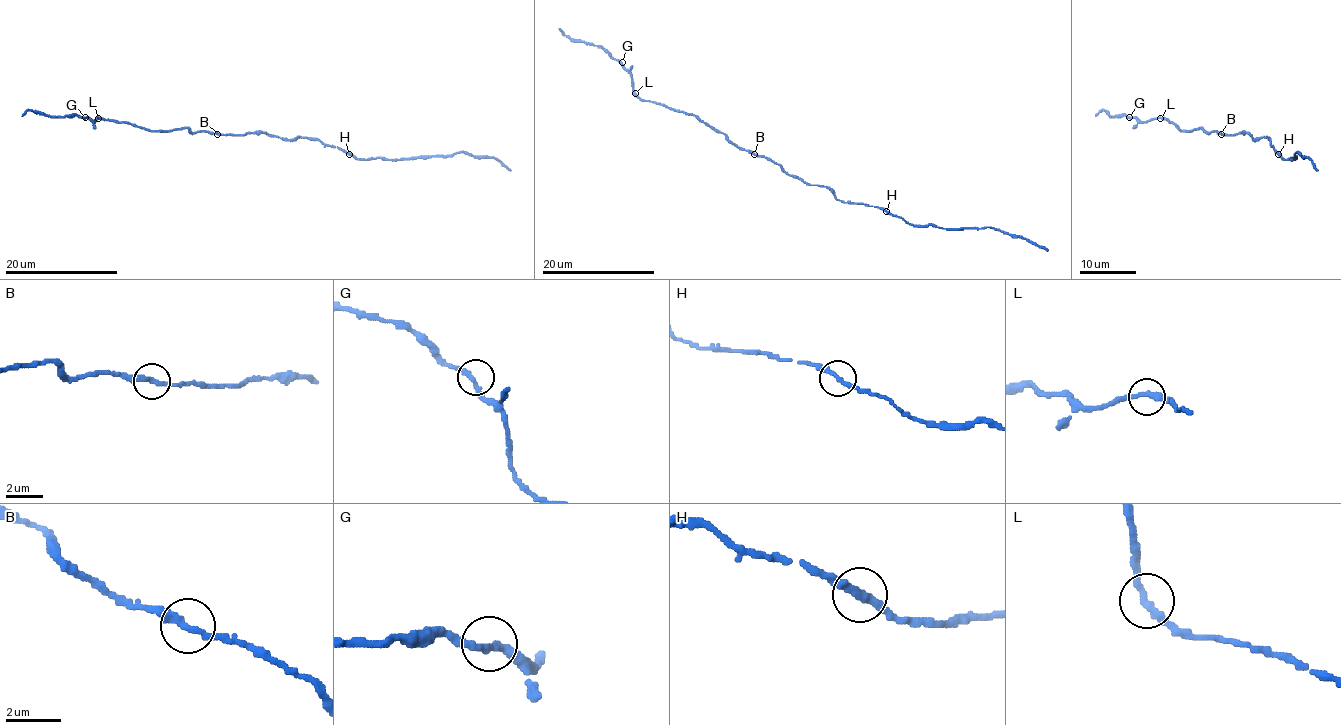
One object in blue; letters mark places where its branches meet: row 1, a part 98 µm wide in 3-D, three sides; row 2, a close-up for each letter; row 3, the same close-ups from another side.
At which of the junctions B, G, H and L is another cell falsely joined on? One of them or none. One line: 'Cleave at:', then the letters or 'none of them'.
Cleave at: none of them

